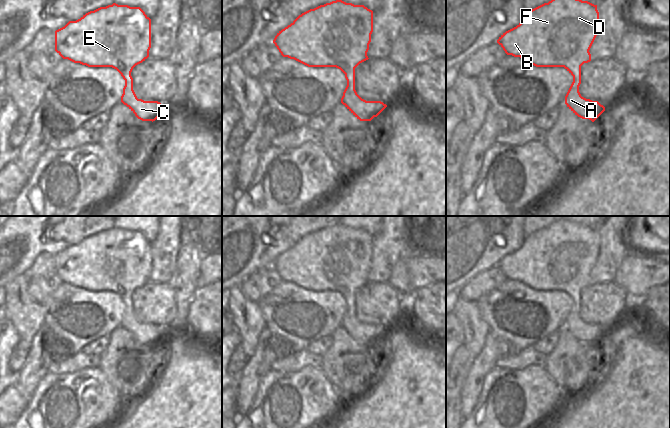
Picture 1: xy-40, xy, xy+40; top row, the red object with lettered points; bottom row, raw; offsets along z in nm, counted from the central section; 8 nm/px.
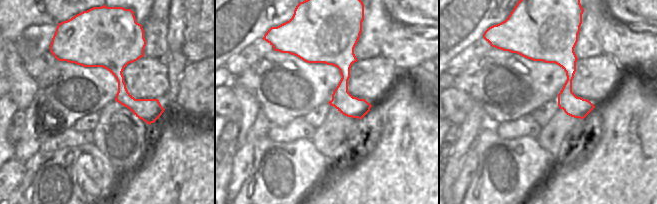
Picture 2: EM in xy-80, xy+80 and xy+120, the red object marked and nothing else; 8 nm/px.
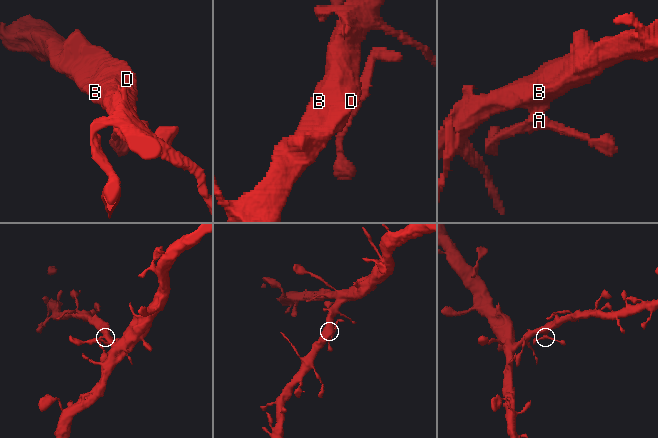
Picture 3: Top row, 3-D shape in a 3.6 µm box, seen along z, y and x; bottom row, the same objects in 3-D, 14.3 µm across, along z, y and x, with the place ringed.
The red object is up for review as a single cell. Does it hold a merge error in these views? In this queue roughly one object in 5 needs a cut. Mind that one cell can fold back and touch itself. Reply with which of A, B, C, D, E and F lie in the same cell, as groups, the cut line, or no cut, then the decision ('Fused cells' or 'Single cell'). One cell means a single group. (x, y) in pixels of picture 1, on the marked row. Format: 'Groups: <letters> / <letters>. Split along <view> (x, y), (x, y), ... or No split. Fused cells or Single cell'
Groups: A B C D E F. No split. Single cell.

